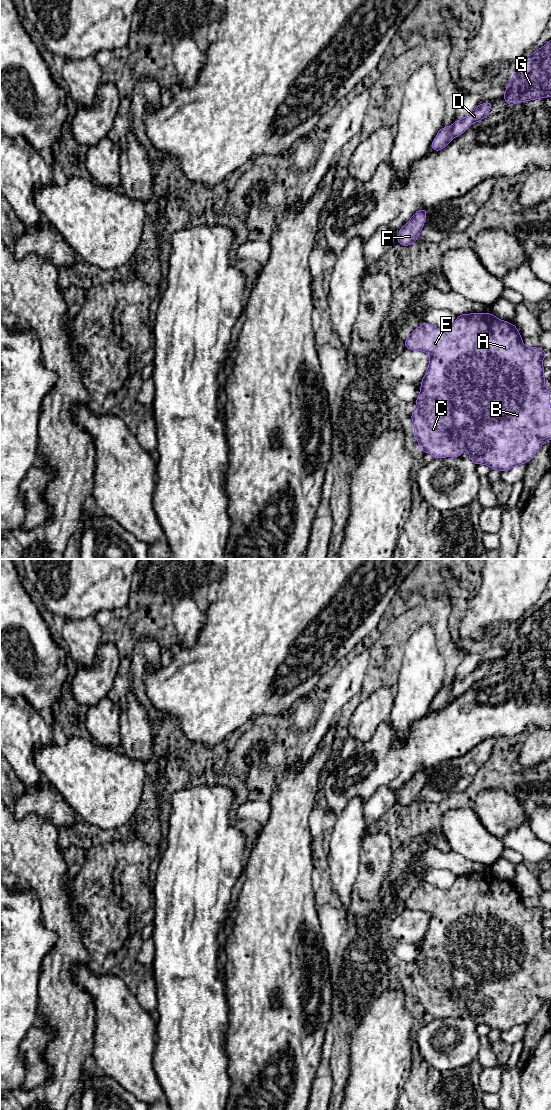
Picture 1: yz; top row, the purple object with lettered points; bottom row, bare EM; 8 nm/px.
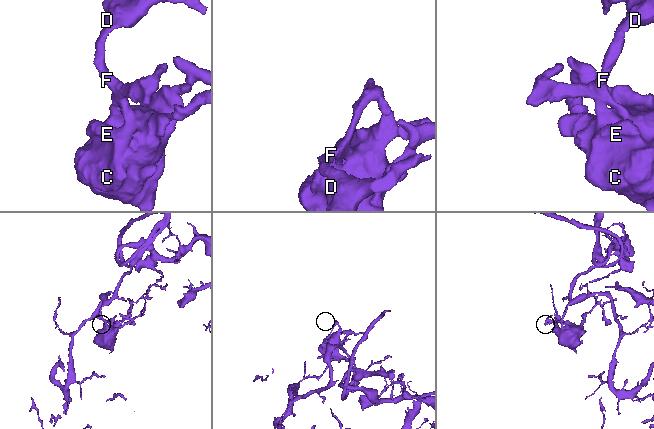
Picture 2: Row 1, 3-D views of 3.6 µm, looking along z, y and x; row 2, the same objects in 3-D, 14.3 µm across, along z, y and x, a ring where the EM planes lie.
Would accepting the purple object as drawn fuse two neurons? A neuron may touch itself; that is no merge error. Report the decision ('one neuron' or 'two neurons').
one neuron

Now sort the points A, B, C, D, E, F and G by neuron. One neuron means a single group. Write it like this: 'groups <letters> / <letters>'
groups A B C D E F G

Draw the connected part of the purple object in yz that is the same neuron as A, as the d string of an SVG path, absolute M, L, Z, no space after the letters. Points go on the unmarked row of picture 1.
M491 872L488 874L472 873L458 875L455 883L448 889L439 889L429 883L417 887L405 900L405 908L427 912L430 915L429 925L425 936L422 938L420 955L416 960L416 968L411 974L414 985L413 996L419 1003L420 1011L429 1013L434 1018L460 1017L465 1006L469 1013L469 1019L475 1024L485 1024L491 1029L501 1032L507 1031L514 1026L528 1023L545 1001L551 1001L551 967L550 952L544 946L546 937L543 935L544 927L542 920L547 914L537 907L526 907L515 884L496 878Z

